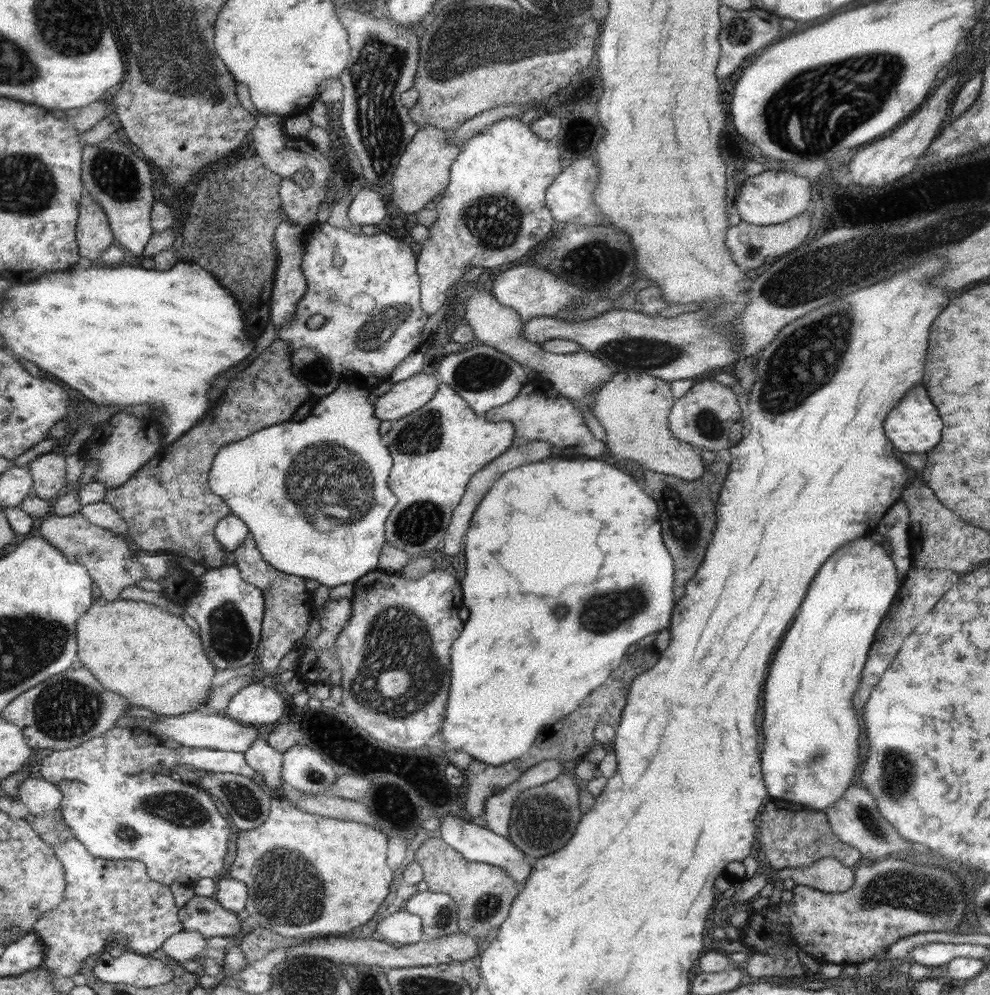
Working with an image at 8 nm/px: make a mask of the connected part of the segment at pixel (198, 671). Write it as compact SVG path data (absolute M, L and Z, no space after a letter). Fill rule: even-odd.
M103 595L96 600L92 612L88 612L88 616L84 616L84 620L80 622L80 660L96 674L98 680L102 682L102 685L107 690L124 696L132 705L142 706L142 708L152 710L152 712L164 717L178 716L186 712L192 712L192 710L196 710L204 705L209 696L210 688L213 688L212 678L216 676L215 664L212 664L212 661L206 654L206 650L202 650L200 638L190 630L180 617L176 617L172 613L163 611L160 607L144 601L132 600L132 602L128 602L128 600L120 599L112 602Z

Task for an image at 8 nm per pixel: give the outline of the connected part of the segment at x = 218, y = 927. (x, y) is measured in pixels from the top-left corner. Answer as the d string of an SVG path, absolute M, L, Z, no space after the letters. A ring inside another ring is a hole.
M194 897L179 910L183 930L199 932L205 939L214 936L234 936L242 928L238 914L224 909L214 898Z

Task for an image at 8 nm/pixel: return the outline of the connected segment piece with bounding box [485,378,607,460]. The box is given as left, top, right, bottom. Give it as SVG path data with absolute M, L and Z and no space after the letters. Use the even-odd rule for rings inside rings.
M542 379L530 380L520 394L510 403L493 408L485 414L489 421L510 421L515 428L513 446L523 445L532 441L552 443L552 455L564 456L564 459L588 456L596 458L607 449L605 442L594 437L588 429L582 412L568 398L556 392L550 382Z

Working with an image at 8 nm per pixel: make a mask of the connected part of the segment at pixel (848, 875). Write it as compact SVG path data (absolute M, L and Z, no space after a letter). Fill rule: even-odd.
M823 857L799 870L780 869L777 878L792 878L796 885L818 889L822 893L847 892L854 884L854 871L834 857Z

